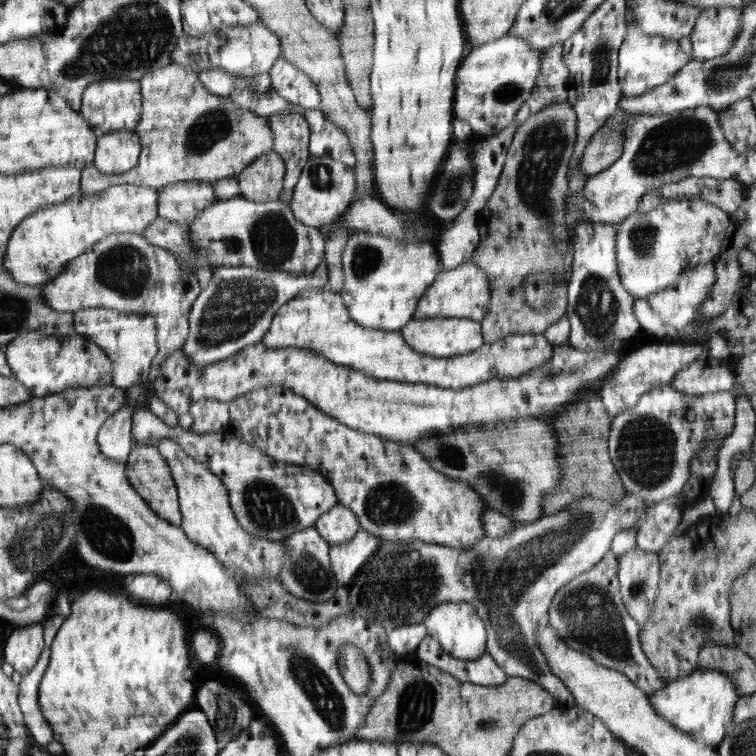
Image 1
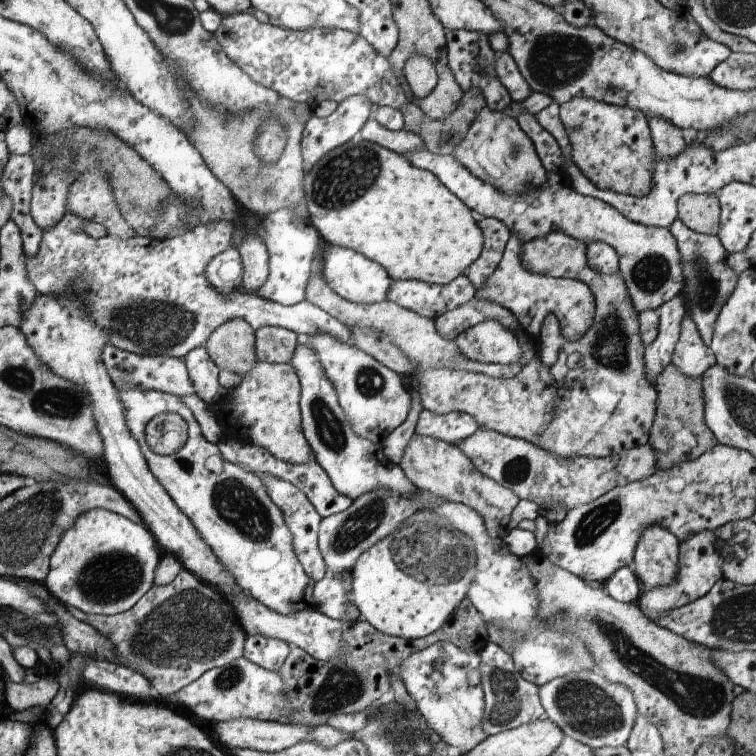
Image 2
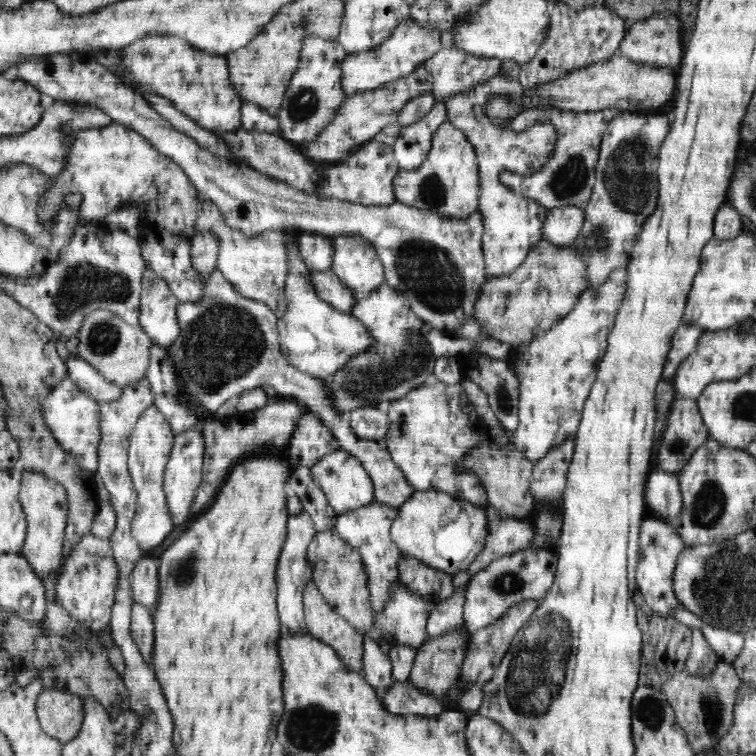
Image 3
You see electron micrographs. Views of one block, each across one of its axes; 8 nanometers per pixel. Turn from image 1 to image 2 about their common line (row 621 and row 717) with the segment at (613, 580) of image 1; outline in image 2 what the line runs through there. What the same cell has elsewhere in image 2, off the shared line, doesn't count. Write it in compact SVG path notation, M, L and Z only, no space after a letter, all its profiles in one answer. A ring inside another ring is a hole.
M576 672L539 685L538 692L546 717L558 724L568 737L592 749L626 746L636 722L634 692L620 683L613 683L598 672Z

